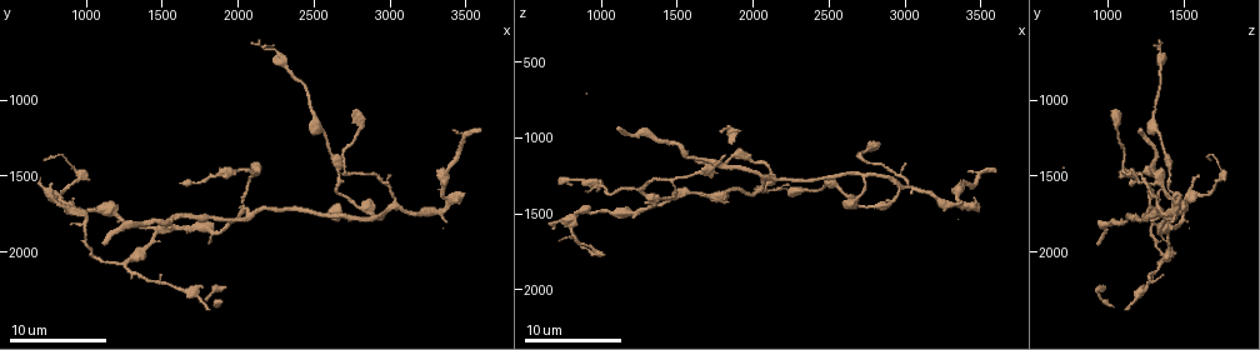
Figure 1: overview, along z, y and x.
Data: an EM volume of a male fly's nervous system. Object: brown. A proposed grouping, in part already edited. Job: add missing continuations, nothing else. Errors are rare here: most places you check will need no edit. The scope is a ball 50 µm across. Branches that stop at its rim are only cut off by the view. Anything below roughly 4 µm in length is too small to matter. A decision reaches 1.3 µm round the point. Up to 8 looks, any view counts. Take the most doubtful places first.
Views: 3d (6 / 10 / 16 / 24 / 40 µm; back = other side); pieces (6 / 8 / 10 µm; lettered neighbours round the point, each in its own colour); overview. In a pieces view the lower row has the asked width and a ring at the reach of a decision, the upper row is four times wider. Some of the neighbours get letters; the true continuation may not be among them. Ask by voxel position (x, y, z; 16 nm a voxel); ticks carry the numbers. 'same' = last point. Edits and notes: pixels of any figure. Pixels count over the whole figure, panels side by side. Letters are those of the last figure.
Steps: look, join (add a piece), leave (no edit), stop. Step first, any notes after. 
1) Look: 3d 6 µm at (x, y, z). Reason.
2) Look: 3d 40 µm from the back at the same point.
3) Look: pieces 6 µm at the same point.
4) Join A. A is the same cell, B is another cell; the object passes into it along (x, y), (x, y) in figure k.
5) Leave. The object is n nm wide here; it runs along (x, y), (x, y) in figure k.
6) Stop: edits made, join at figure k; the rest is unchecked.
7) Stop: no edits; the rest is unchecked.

Look: pieces 6 µm at (1620, 1560, 1160).

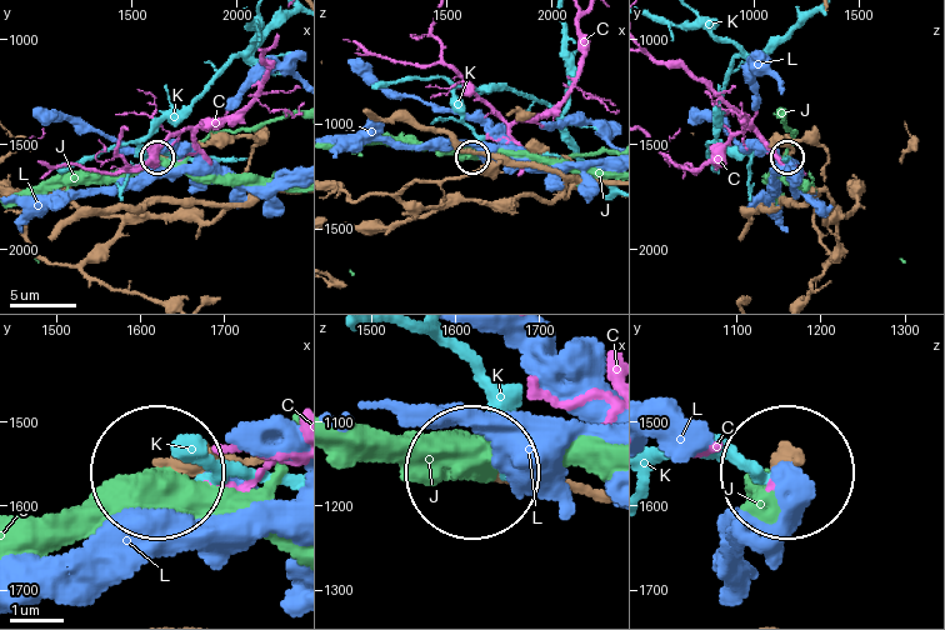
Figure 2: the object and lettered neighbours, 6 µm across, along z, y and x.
Leave. The object is 350 nm wide here; C, J, K and L are other cells; none of them fits.

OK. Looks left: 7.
Look: pieces 10 µm at (2100, 640, 1340). Thin end.

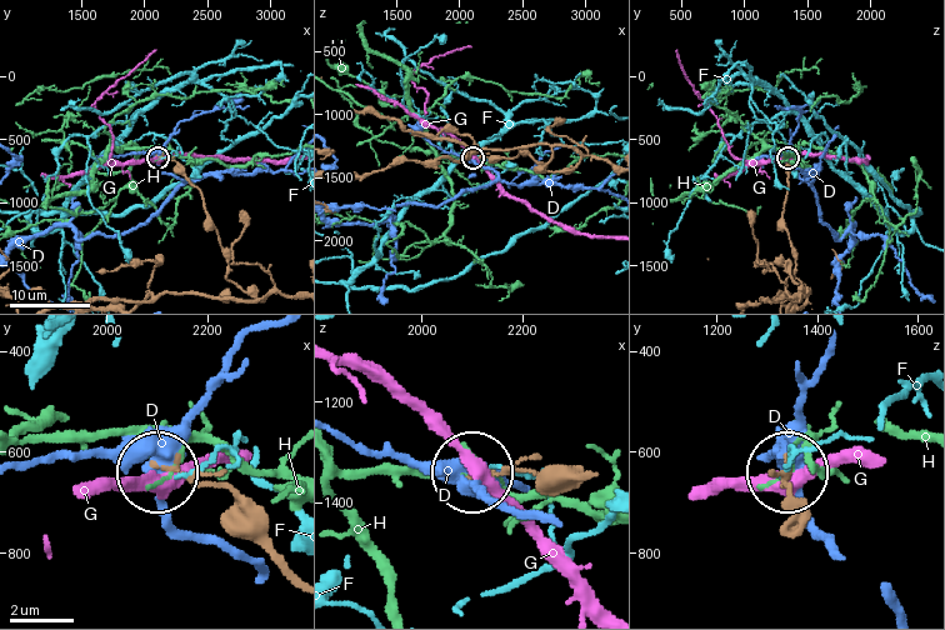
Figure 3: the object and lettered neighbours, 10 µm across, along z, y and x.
Leave. The object is 90 nm wide here; D, F, G and H are other cells; it runs along (586, 476), (519, 468), (481, 476) in figure 3; no lettered piece goes on from it.

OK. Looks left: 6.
Look: pieces 8 µm at (3000, 1520, 1160). Branch stops here.

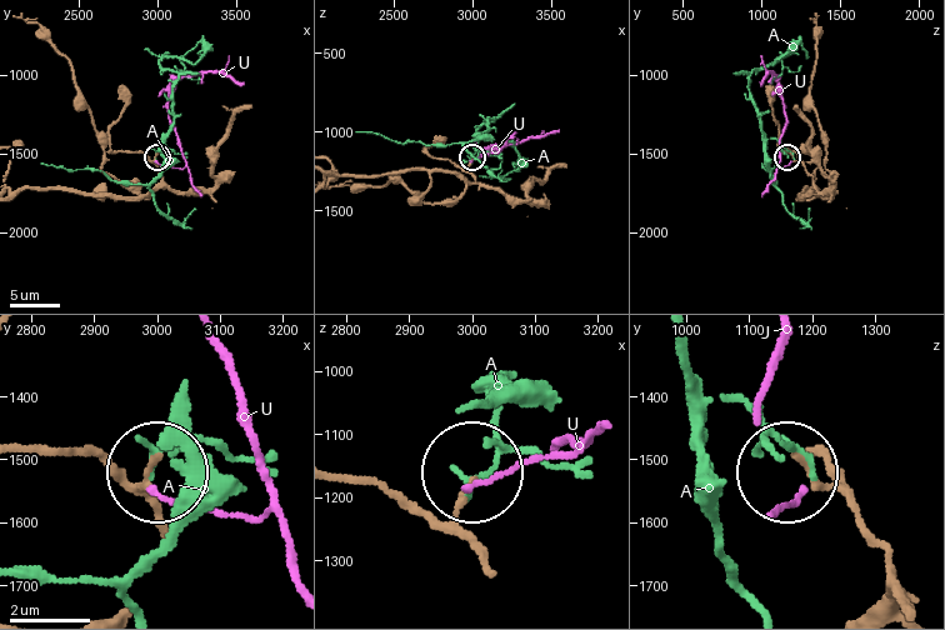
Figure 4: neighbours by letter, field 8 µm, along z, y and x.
Leave. A and U are other cells; it runs along (51, 188), (141, 198), (160, 183), (155, 155) in figure 4; no lettered piece goes on from it.

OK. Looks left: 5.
Look: pieces 8 µm at (1820, 1960, 1380). Tapers out.

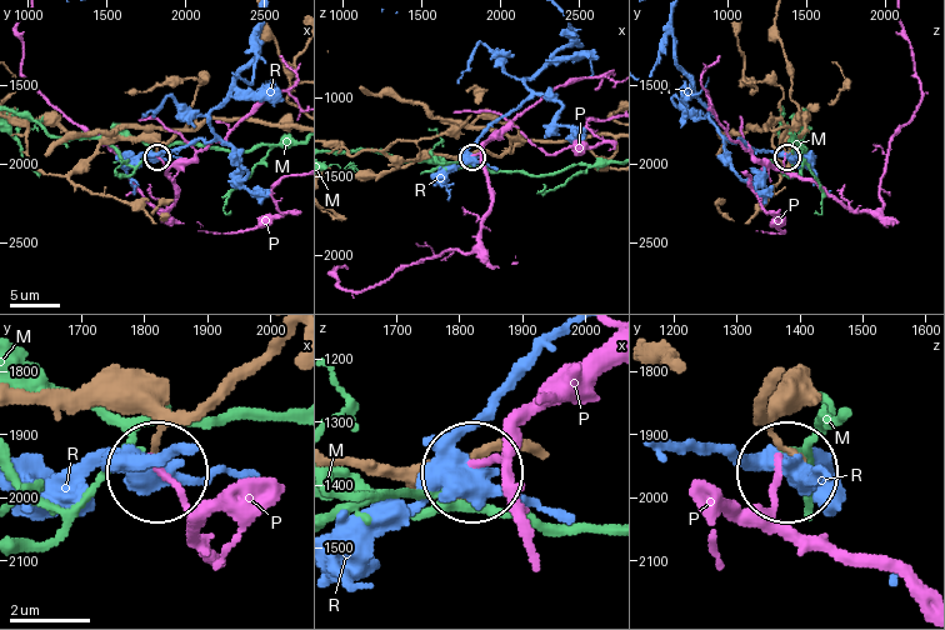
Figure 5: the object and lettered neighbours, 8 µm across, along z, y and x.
Leave. M, P and R are other cells; it runs along (776, 376), (766, 420), (794, 464) in figure 5; no lettered piece goes on from it.

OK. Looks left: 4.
Stop: no edits; the rest is unchecked.

